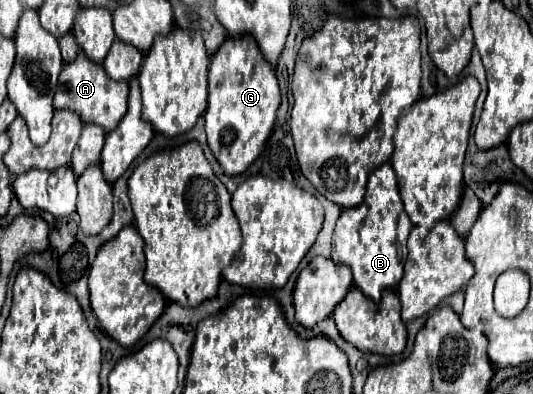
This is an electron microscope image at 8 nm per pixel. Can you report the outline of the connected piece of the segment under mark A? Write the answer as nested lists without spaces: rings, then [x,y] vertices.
[[[80,52],[78,58],[74,62],[66,64],[60,72],[58,90],[54,94],[54,108],[56,110],[72,110],[86,124],[98,124],[106,132],[110,132],[112,128],[118,126],[118,122],[124,118],[124,114],[128,110],[128,92],[130,92],[128,82],[116,82],[116,80],[108,78],[102,64],[88,60]]]

